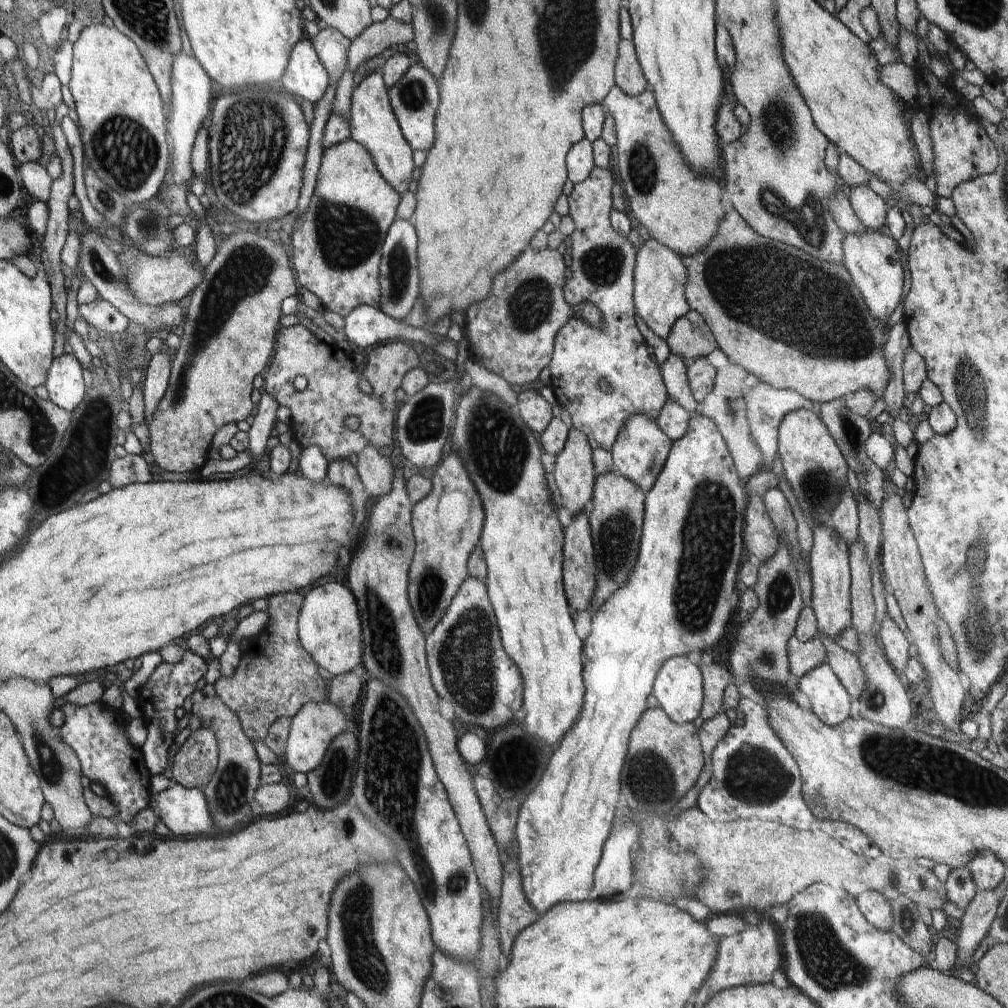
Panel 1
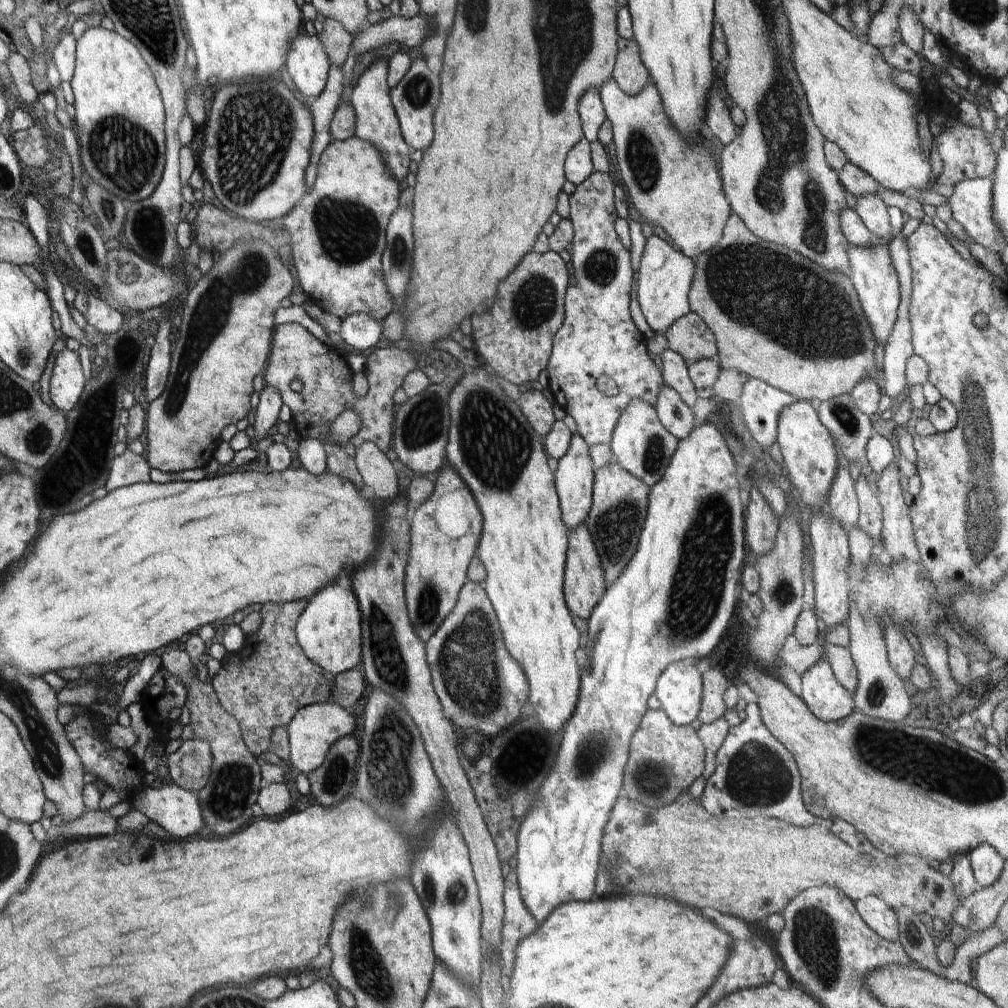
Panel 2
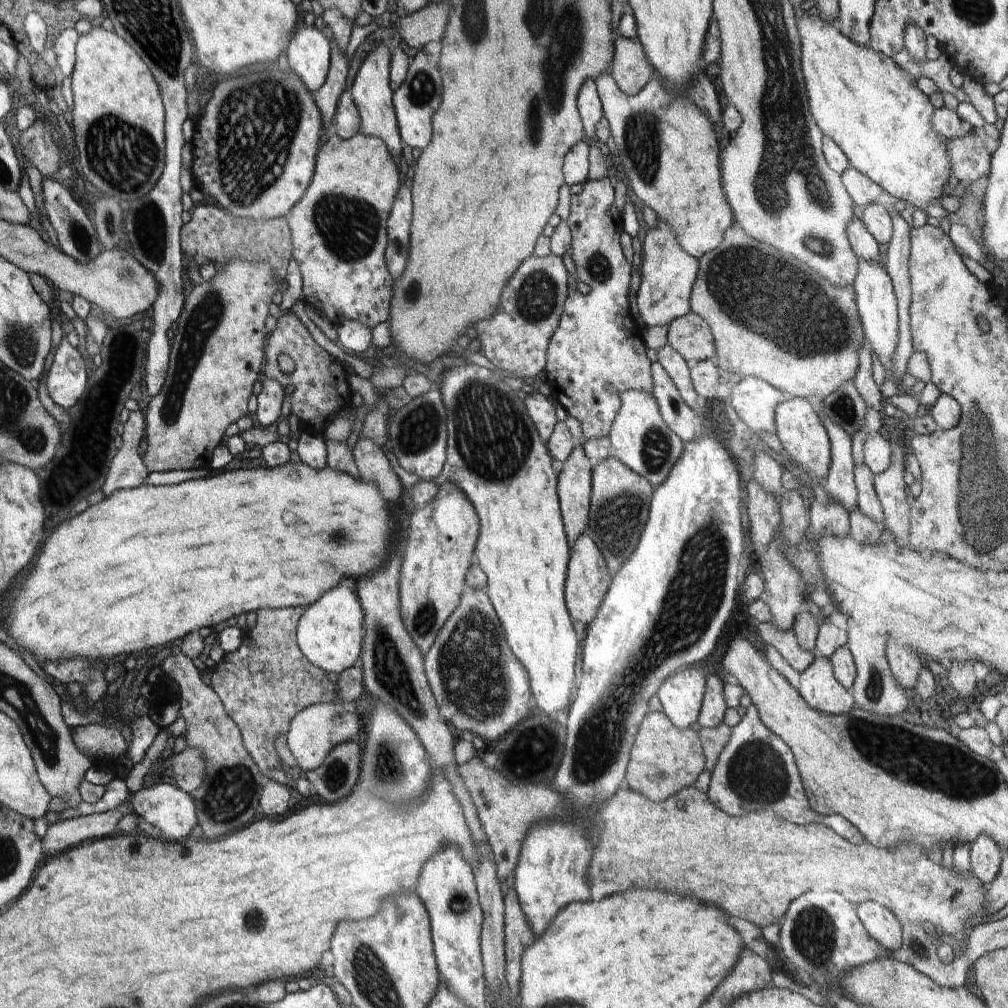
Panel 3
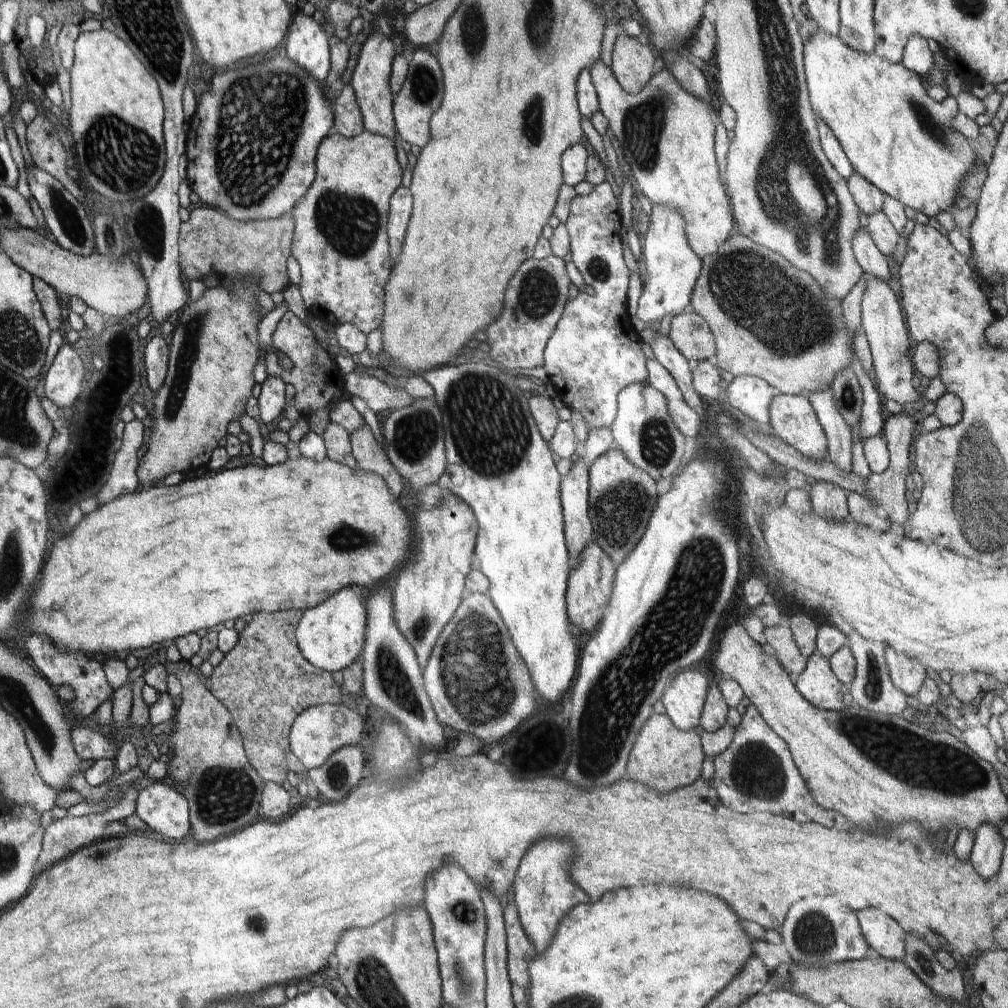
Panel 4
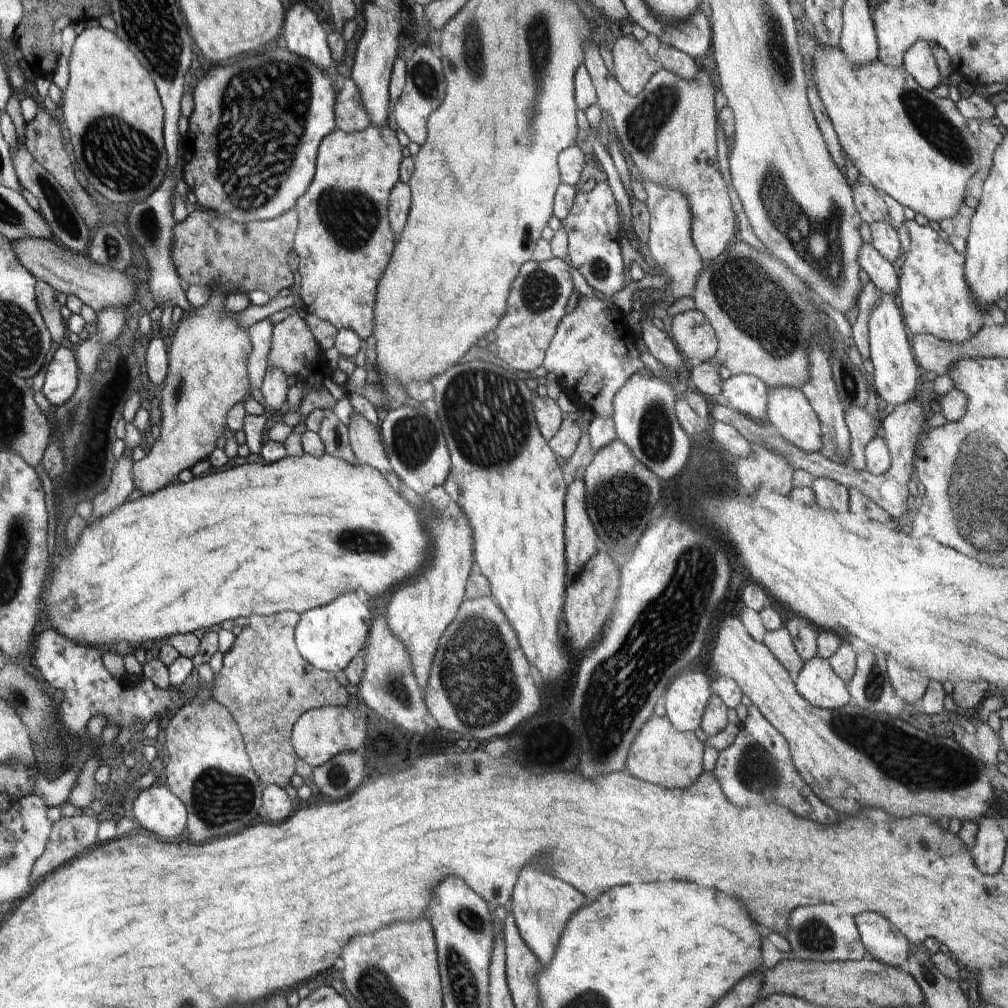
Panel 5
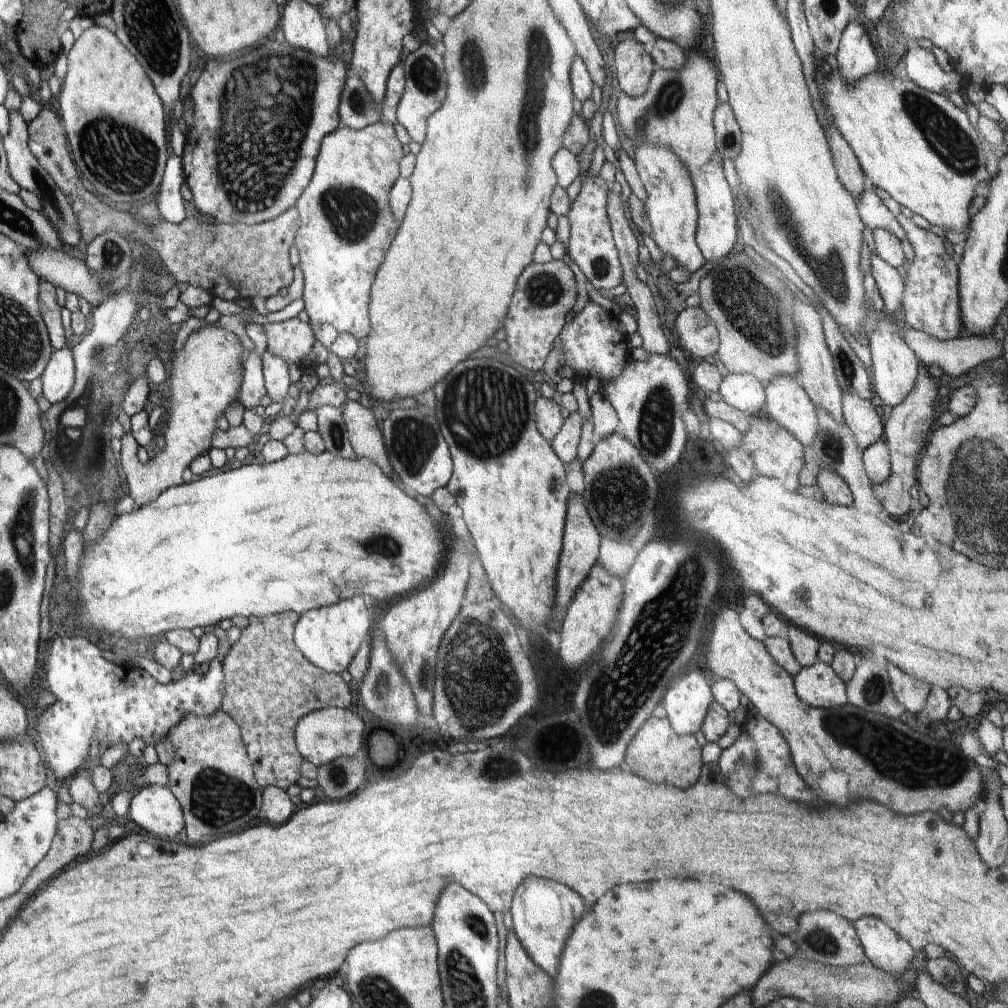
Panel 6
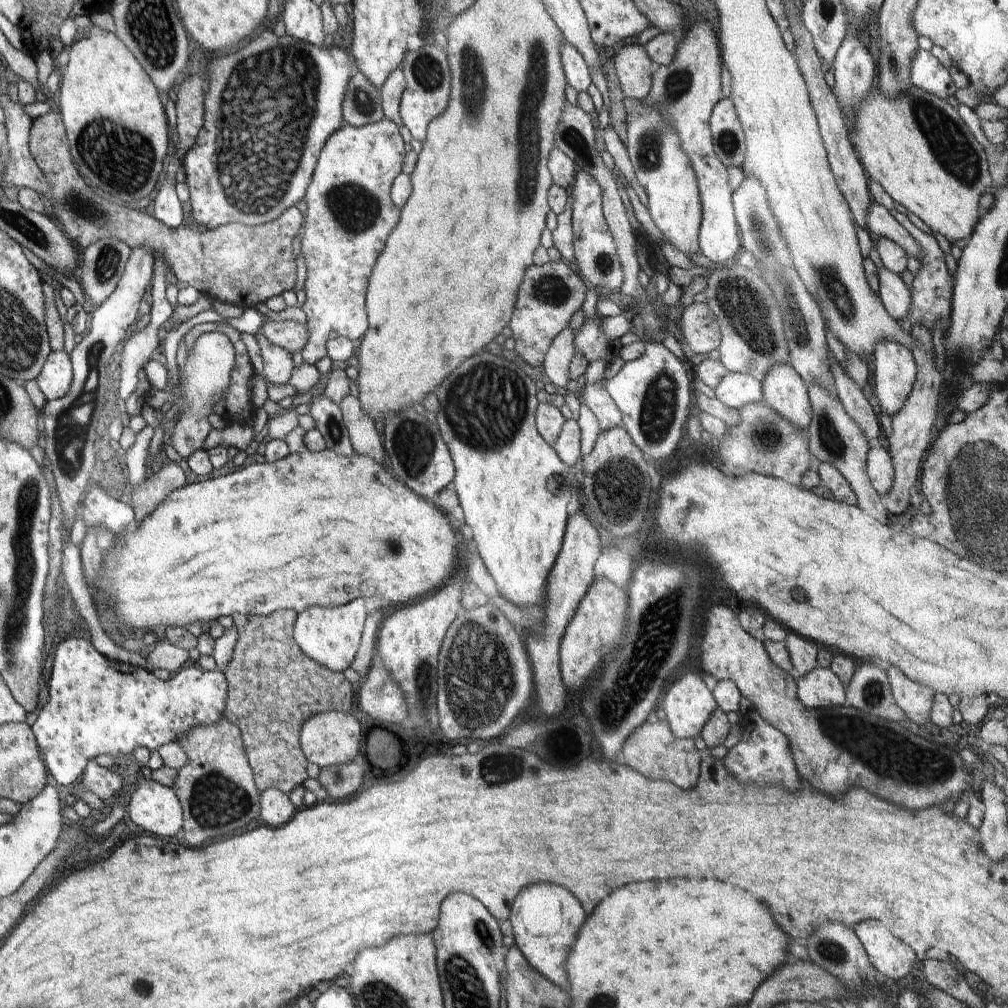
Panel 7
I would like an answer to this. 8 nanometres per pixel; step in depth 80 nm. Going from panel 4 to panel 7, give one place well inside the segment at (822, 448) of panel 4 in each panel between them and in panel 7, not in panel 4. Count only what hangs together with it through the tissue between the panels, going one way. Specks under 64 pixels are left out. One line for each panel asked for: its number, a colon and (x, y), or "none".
5: (791, 415)
6: (786, 400)
7: (783, 389)

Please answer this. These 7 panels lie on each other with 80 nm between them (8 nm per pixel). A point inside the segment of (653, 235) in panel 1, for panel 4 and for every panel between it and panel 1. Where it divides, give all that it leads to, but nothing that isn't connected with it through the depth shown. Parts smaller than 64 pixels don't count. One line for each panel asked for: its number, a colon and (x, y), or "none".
2: (674, 183)
3: (668, 155)
4: (666, 133)

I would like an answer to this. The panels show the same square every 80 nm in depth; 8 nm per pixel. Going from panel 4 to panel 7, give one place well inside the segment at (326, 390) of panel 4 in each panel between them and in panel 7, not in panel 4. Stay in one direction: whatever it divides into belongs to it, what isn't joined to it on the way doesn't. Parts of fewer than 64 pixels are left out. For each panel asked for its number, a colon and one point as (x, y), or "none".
5: (293, 349)
6: (292, 339)
7: (292, 336)

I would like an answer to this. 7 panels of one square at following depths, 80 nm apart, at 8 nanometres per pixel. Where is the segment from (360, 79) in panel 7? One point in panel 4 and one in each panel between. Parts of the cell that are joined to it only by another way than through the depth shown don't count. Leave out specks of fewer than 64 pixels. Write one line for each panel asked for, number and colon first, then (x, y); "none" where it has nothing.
4: (347, 117)
5: (351, 115)
6: (357, 109)

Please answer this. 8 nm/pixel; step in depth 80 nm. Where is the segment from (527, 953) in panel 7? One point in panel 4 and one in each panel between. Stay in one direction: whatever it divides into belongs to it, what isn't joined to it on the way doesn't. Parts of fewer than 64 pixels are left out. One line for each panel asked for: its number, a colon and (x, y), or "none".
4: (543, 891)
5: (542, 904)
6: (544, 912)

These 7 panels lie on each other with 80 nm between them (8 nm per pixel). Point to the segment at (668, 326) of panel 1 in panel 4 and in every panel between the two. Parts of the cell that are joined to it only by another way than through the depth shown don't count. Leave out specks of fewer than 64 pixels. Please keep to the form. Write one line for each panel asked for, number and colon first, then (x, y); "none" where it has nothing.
2: (665, 275)
3: (668, 274)
4: (672, 269)

